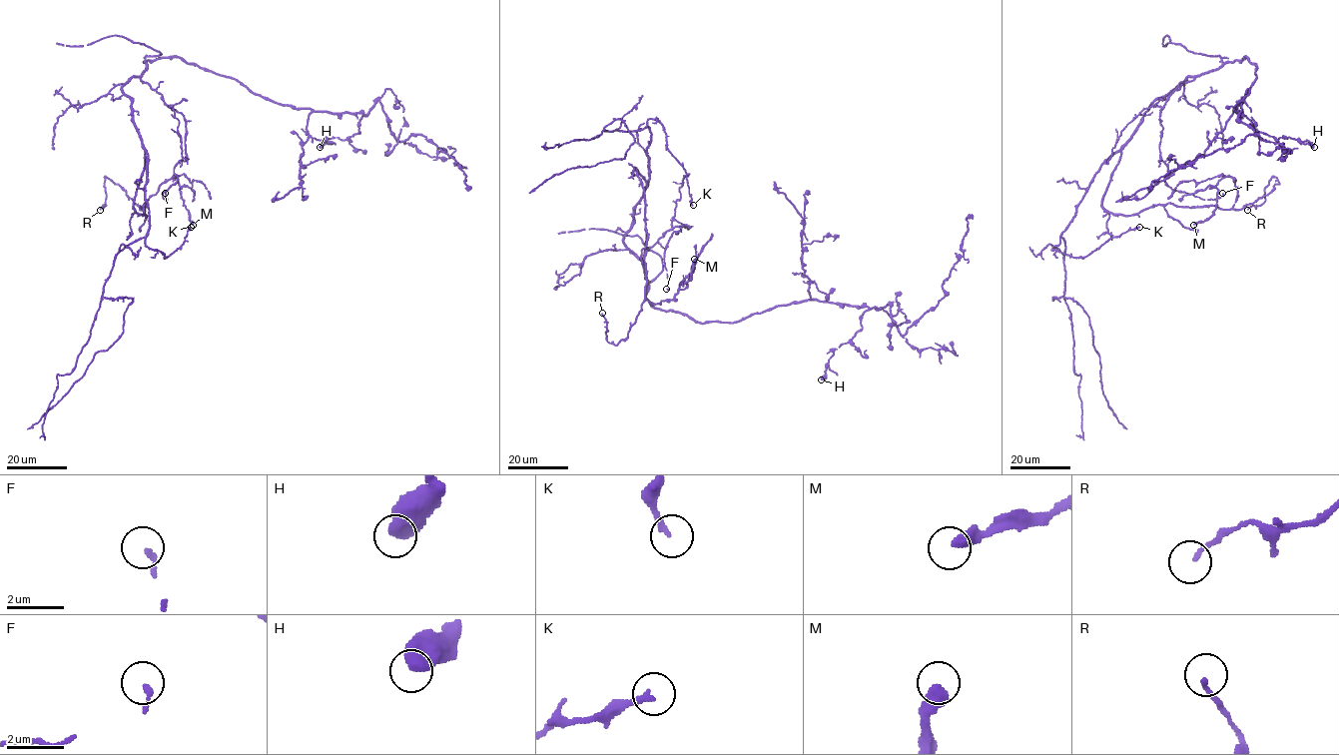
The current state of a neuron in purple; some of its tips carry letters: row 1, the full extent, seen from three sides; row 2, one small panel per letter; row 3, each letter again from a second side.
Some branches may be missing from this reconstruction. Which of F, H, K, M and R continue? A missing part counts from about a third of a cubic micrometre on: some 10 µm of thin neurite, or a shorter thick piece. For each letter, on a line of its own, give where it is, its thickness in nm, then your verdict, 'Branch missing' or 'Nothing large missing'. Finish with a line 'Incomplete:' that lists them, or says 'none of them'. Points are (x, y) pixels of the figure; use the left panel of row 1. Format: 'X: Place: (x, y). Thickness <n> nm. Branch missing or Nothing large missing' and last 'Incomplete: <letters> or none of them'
F: Place: (165, 193). Thickness 170 nm. Nothing large missing
H: Place: (320, 147). Thickness 650 nm. Nothing large missing
K: Place: (191, 227). Thickness 200 nm. Nothing large missing
M: Place: (193, 225). Thickness 460 nm. Nothing large missing
R: Place: (100, 210). Thickness 150 nm. Nothing large missing
Incomplete: none of them

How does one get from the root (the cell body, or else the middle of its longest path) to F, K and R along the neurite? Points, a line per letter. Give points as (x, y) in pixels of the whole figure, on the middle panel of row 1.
F: (642, 264), (644, 252), (666, 232), (688, 226), (683, 225), (672, 234), (664, 252), (666, 289)
K: (642, 264), (624, 244), (624, 236), (649, 178), (650, 119), (661, 124), (666, 149), (686, 172), (693, 205)
R: (642, 264), (624, 242), (646, 187), (635, 168), (645, 199), (645, 301), (616, 345), (606, 340), (602, 313)

